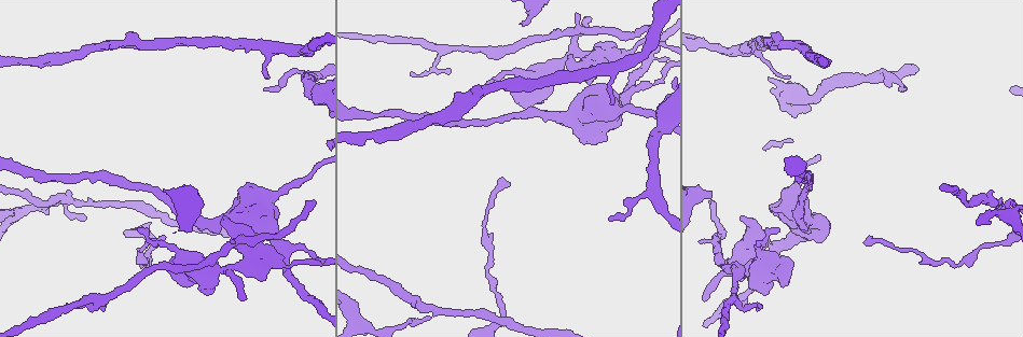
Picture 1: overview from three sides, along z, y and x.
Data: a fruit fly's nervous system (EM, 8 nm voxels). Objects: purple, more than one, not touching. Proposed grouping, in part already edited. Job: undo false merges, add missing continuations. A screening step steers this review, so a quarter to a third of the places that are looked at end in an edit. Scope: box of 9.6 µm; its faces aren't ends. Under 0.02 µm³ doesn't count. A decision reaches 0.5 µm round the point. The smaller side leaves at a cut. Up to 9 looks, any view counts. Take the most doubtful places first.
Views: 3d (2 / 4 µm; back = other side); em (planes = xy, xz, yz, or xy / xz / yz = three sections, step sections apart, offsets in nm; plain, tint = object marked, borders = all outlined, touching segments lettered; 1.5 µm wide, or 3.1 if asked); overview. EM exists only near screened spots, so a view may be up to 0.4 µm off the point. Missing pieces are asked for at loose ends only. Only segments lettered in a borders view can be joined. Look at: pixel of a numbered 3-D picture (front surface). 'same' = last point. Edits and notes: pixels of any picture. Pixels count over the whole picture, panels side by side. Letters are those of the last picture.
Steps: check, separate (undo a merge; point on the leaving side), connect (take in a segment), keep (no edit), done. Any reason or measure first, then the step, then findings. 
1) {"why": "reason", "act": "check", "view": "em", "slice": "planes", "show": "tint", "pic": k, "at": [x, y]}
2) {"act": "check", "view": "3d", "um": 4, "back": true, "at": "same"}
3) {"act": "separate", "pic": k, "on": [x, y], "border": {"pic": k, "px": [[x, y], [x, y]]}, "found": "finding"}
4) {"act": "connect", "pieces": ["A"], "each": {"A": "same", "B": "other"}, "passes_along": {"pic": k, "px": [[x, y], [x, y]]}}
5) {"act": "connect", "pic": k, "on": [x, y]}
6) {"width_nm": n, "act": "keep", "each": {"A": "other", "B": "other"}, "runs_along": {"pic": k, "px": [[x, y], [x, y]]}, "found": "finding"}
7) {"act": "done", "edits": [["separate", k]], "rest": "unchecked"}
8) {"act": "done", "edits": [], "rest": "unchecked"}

{"why": "tapers out", "act": "check", "view": "em", "slice": "planes", "show": "borders", "pic": 1, "at": [713, 201]}

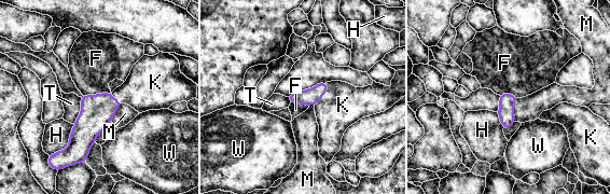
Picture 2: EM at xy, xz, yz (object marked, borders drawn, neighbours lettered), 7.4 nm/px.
{"act": "connect", "pieces": ["K"], "each": {"F": "other", "H": "other", "K": "same", "M": "other", "T": "other", "W": "other"}, "passes_along": {"pic": 2, "px": [[308, 97], [324, 93], [343, 105]]}, "found": "it goes on there"}

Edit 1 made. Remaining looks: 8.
{"why": "branch stops here", "act": "check", "view": "em", "slice": "planes", "show": "borders", "pic": 1, "at": [589, 19]}

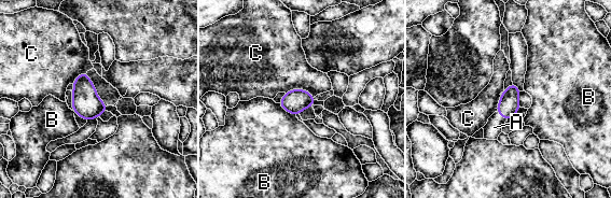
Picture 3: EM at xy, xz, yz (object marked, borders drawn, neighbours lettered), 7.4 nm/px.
{"longest_contact_nm": ["C", 220], "act": "connect", "pieces": ["A"], "each": {"A": "same", "B": "other", "C": "other"}, "passes_along": {"pic": 3, "px": [[509, 104], [501, 115], [494, 127]]}, "found": "it goes on there"}

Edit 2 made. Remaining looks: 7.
{"why": "branch stops here", "act": "check", "view": "3d", "um": 4, "back": true, "pic": 1, "at": [226, 218]}

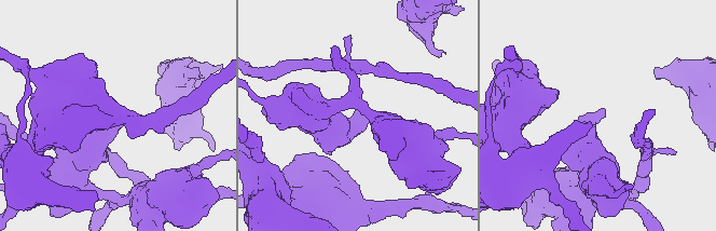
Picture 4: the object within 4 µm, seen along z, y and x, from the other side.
{"act": "check", "view": "em", "slice": "planes", "show": "borders", "pic": 4, "at": [604, 109]}

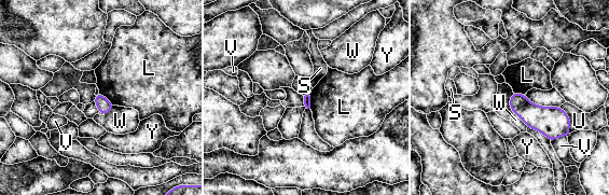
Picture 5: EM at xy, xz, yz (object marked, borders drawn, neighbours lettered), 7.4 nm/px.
{"act": "keep", "each": {"L": "other", "S": "other", "U": "other", "V": "other", "W": "other", "Y": "other"}, "border": {"pic": 5, "px": [[312, 92], [309, 108]]}, "found": "no lettered segment goes on from it"}

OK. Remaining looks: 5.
{"why": "tapers out", "act": "check", "view": "3d", "um": 2, "pic": 1, "at": [138, 230]}

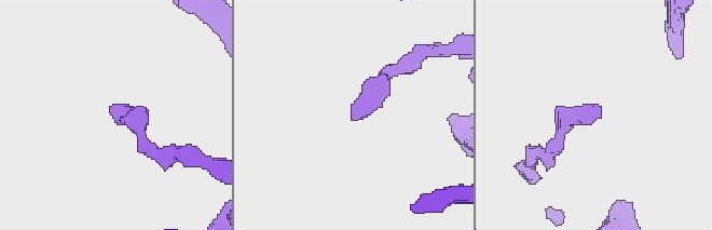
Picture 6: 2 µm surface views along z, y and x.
{"act": "check", "view": "em", "slice": "planes", "show": "borders", "pic": 6, "at": [110, 109]}

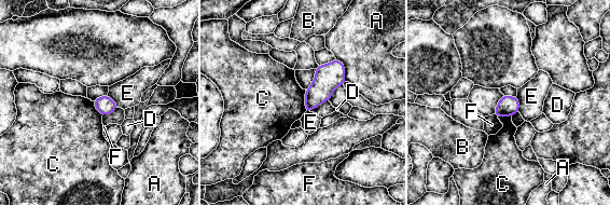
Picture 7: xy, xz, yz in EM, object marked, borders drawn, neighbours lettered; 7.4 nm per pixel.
{"act": "keep", "each": {"A": "other", "B": "other", "C": "other", "D": "other", "E": "other", "F": "other"}, "border": {"pic": 7, "px": [[304, 90], [305, 111]]}, "found": "none of them fits"}

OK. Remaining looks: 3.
{"act": "done", "edits": [["connect", 2], ["connect", 3]], "rest": "unchecked"}

